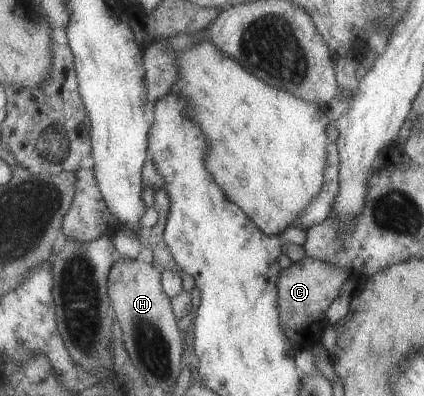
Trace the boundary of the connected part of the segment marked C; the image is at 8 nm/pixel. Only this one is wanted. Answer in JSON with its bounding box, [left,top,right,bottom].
[276,256,346,350]

